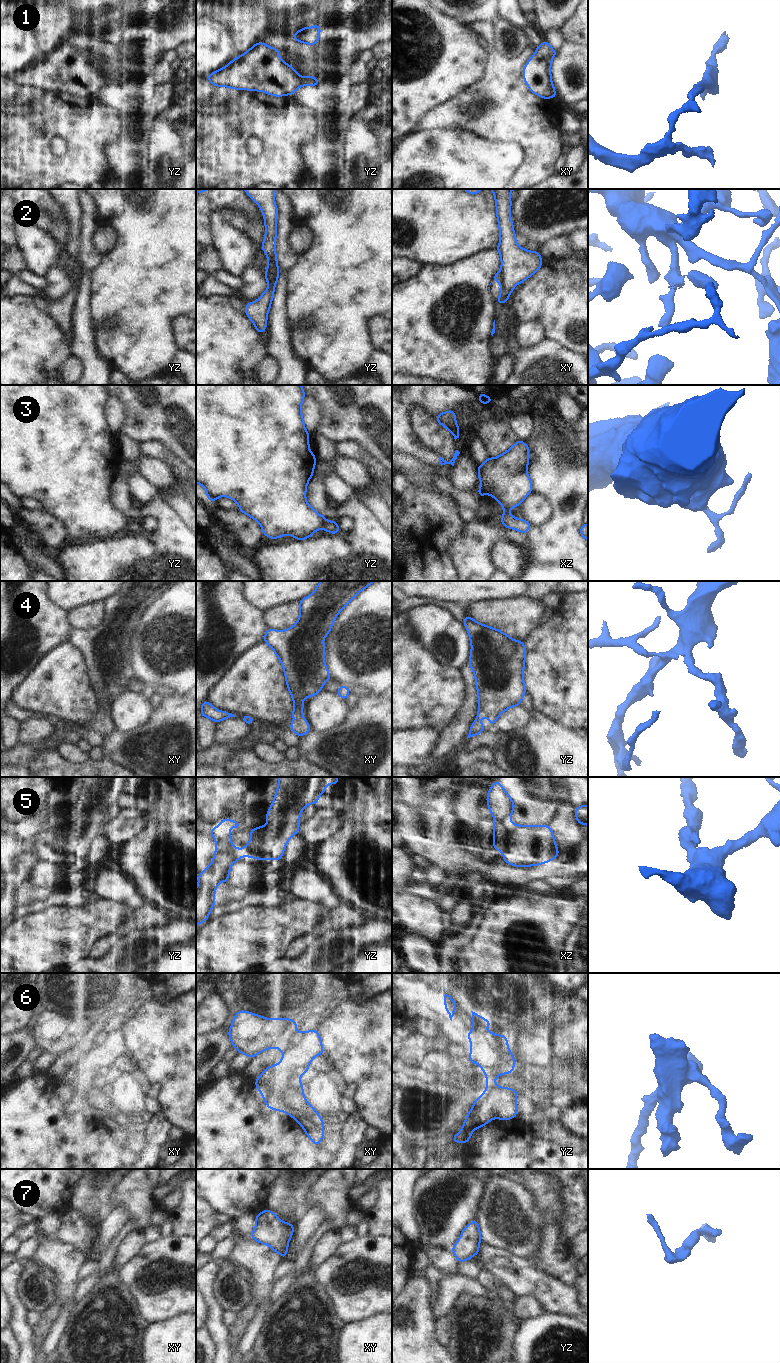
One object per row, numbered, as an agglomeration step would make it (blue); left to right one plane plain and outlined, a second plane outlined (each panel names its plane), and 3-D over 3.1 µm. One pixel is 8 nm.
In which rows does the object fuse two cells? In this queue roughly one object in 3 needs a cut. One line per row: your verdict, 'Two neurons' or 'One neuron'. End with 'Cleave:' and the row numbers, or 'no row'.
1: One neuron
2: Two neurons
3: Two neurons
4: One neuron
5: Two neurons
6: One neuron
7: One neuron
Cleave: 2, 3, 5.

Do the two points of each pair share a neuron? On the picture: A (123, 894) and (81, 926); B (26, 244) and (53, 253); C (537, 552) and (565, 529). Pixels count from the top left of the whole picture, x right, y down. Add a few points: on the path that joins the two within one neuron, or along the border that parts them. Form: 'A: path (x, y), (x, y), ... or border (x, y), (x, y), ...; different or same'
A: border (102, 898), (108, 901), (124, 902), (133, 909); different
B: path (33, 244), (42, 253), (46, 253); same
C: path (544, 548), (558, 536); same

